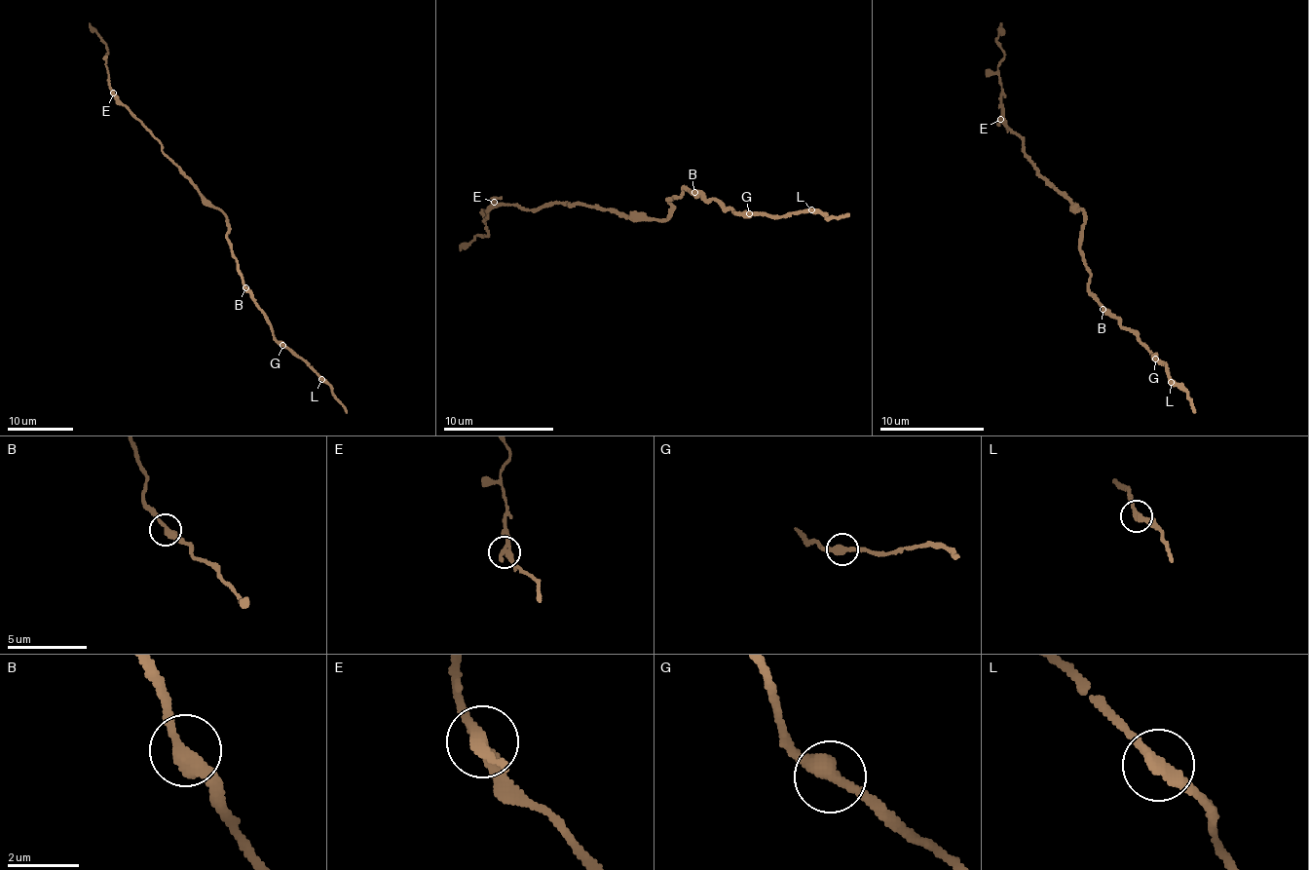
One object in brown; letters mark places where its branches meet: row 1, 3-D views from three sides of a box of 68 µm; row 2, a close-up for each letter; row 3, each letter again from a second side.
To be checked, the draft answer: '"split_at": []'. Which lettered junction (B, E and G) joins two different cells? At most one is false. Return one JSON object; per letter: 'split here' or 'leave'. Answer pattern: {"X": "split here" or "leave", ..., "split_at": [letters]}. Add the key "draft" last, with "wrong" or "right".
{"B": "leave", "E": "leave", "G": "leave", "split_at": [], "draft": "right"}

